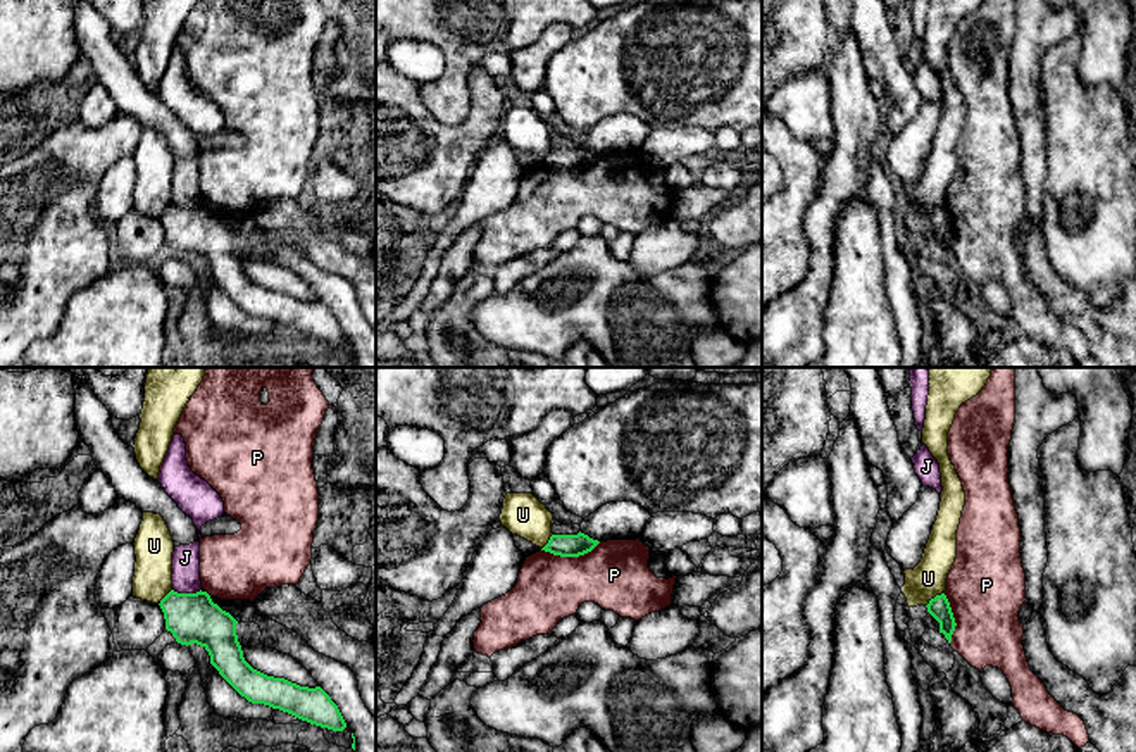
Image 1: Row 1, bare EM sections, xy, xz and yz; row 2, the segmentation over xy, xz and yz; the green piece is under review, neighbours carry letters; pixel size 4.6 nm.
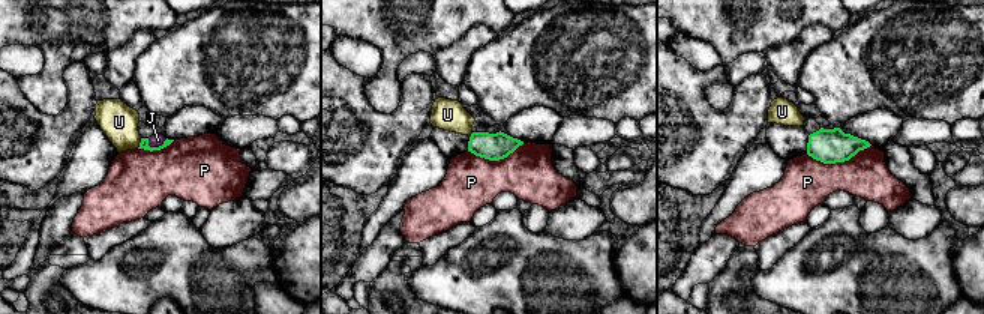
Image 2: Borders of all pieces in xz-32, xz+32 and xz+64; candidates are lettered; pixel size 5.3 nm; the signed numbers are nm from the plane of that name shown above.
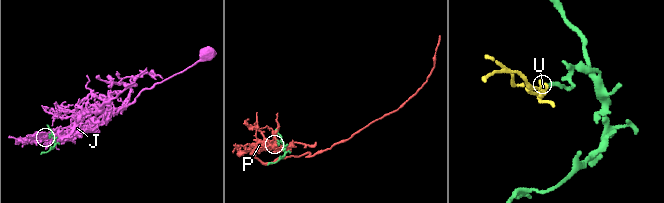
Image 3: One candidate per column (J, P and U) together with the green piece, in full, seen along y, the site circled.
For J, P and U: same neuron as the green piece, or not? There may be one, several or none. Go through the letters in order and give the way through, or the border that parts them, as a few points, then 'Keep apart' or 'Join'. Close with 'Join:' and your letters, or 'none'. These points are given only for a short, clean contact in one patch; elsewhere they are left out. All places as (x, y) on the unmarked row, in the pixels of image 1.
J: Boundary: xy (173, 202), (178, 206), (200, 204). Keep apart
P: Keep apart
U: Boundary: yz (943, 206), (936, 207), (926, 219). Keep apart
Join: none

